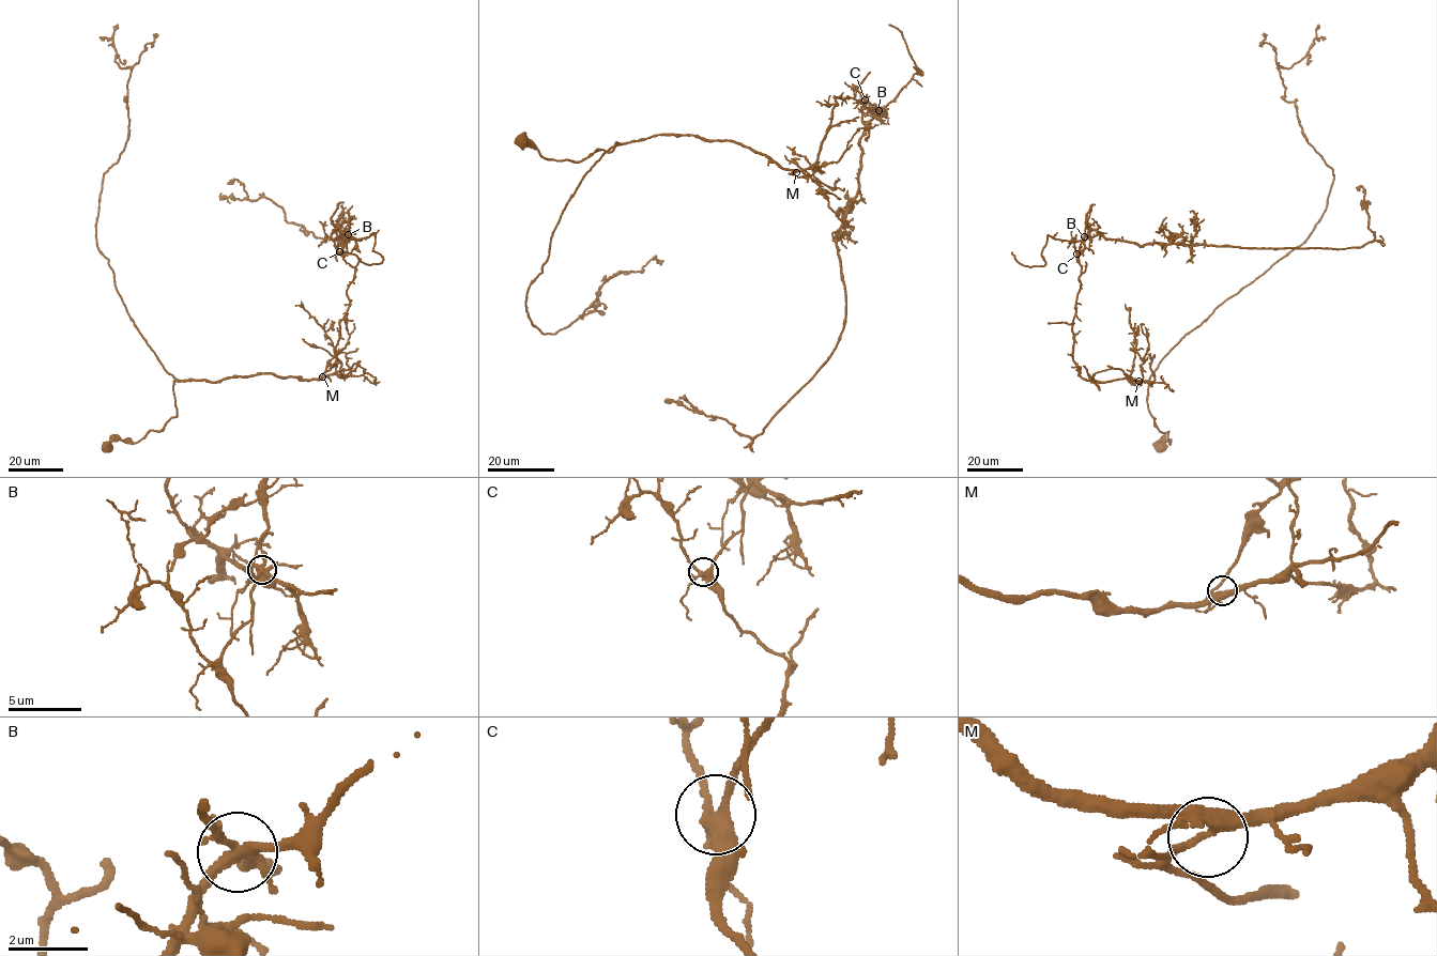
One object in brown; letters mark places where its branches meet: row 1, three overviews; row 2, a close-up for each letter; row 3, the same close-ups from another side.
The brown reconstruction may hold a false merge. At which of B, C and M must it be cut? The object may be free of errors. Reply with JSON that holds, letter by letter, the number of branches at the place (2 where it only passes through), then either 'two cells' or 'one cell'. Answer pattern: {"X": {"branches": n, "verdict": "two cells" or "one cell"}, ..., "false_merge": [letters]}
{"B": {"branches": 6, "verdict": "two cells"}, "C": {"branches": 5, "verdict": "one cell"}, "M": {"branches": 4, "verdict": "one cell"}, "false_merge": ["B"]}

